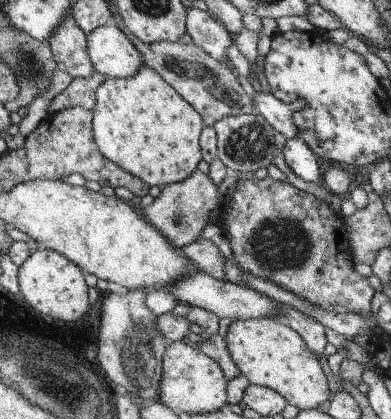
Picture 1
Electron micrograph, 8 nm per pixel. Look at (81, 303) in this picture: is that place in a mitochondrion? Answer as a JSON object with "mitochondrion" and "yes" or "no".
{"mitochondrion":"no"}

